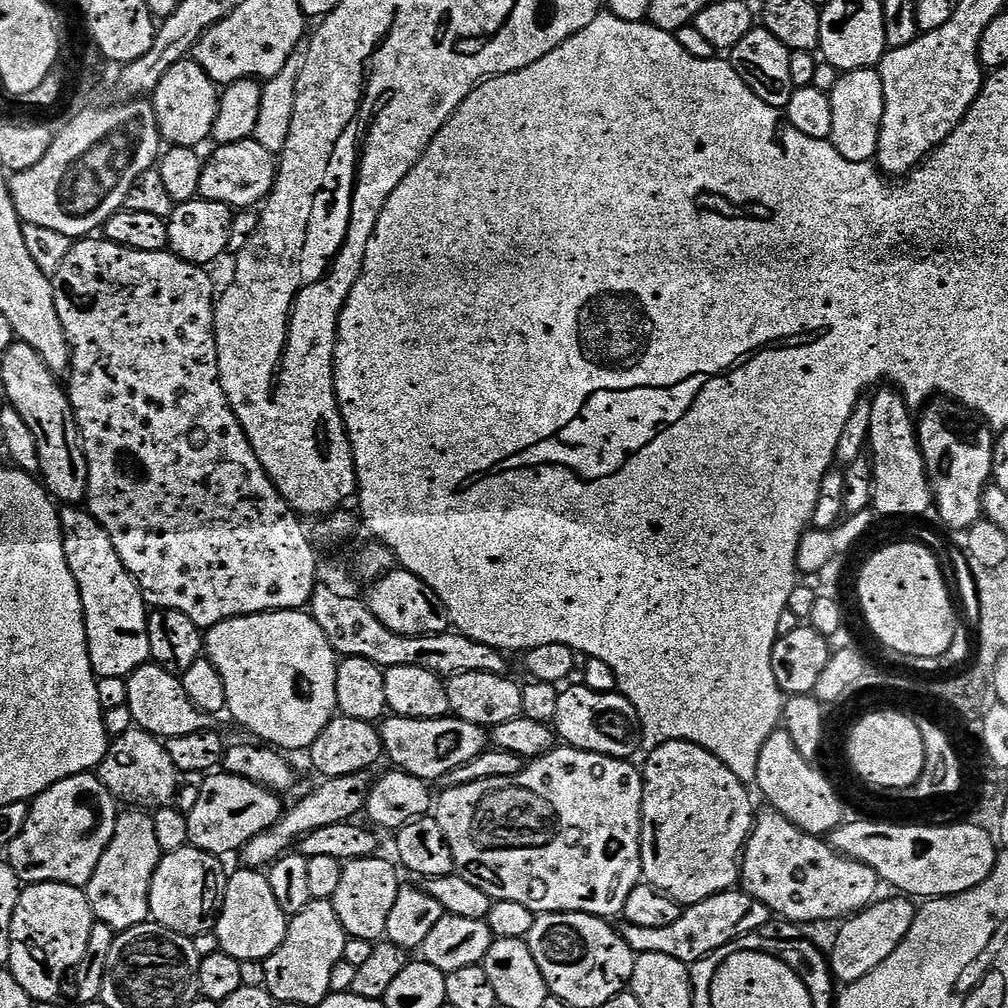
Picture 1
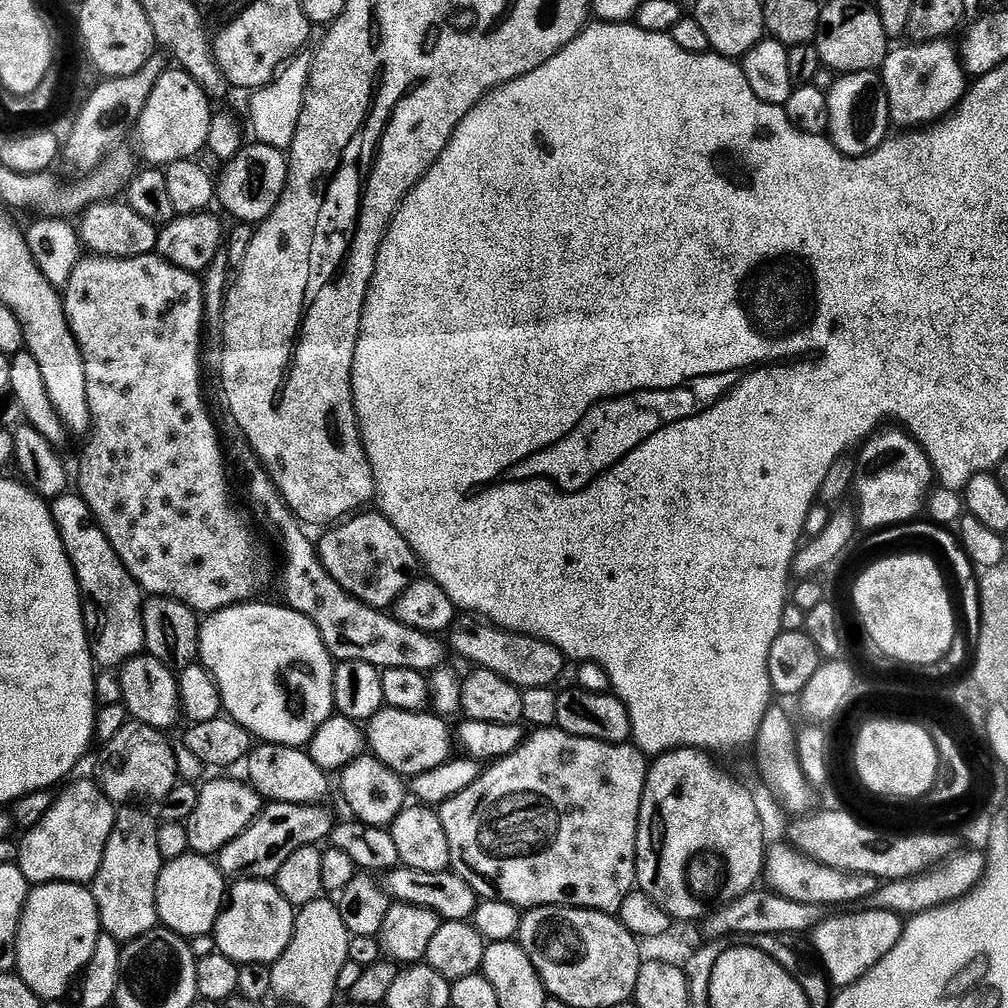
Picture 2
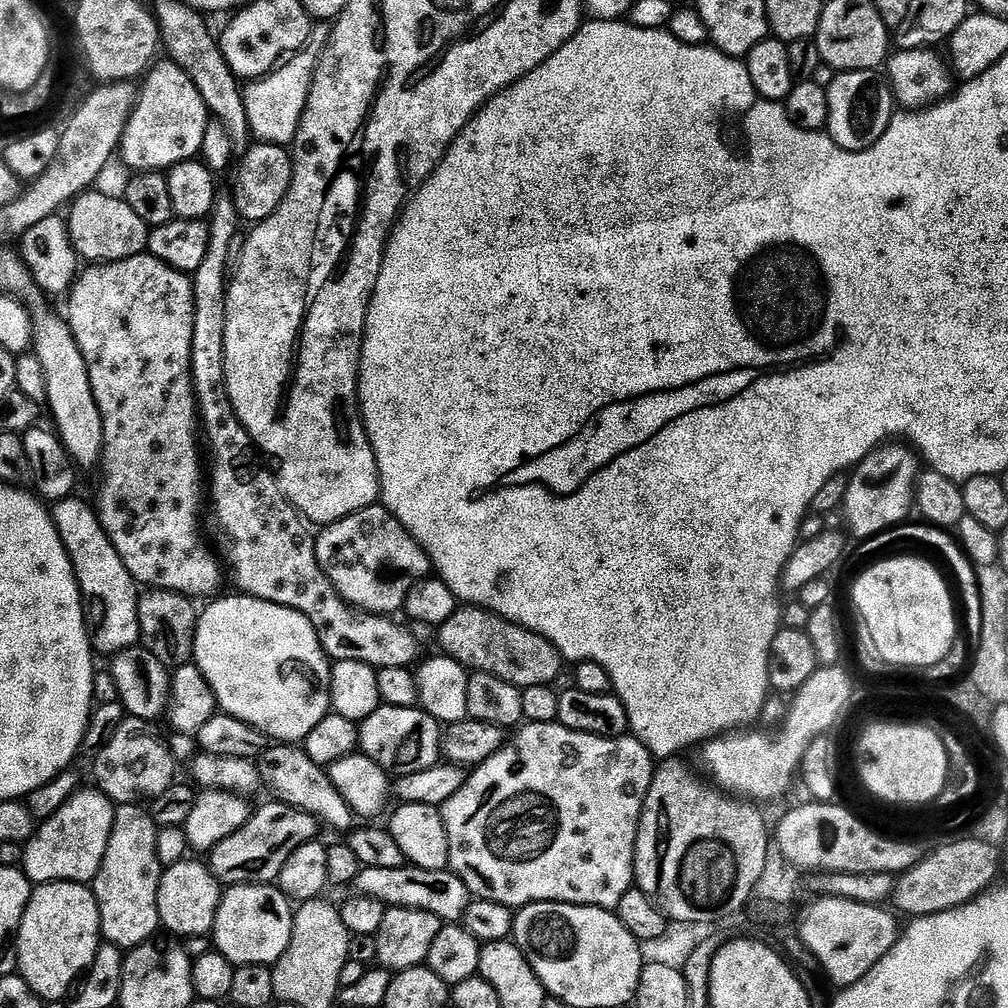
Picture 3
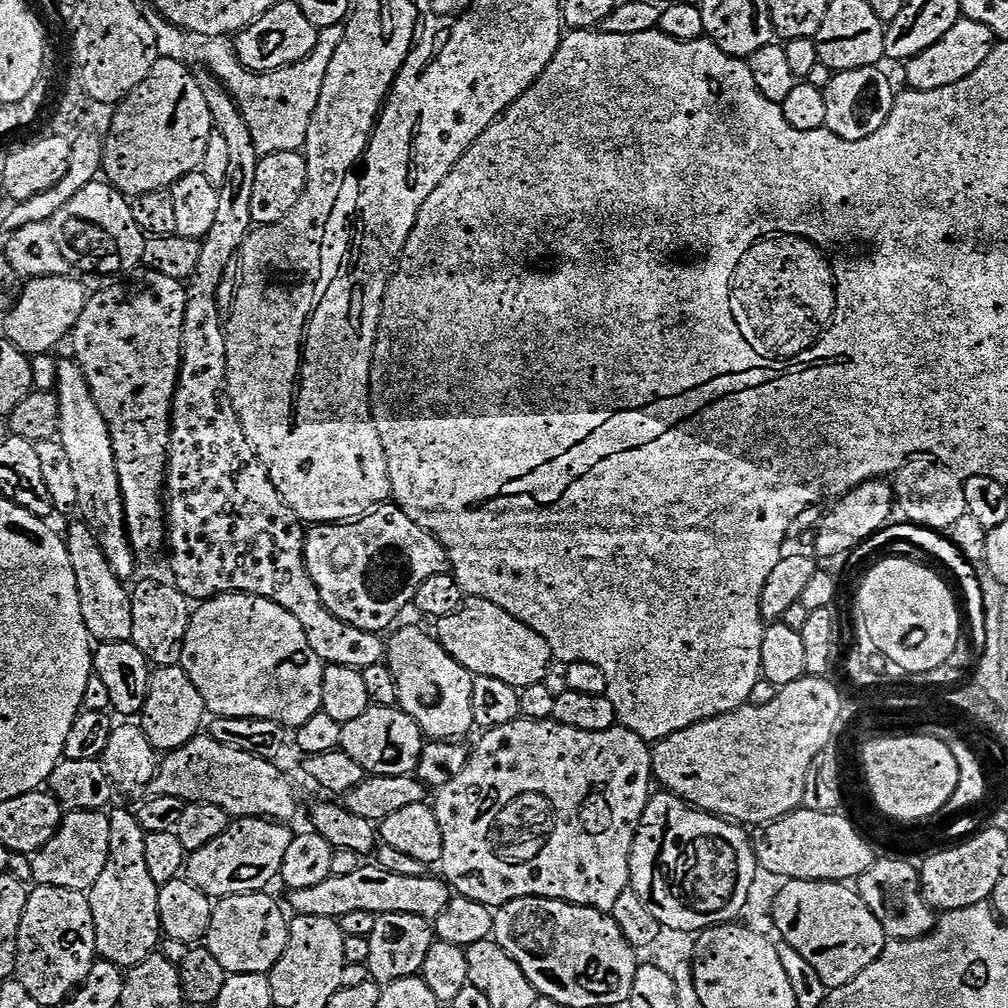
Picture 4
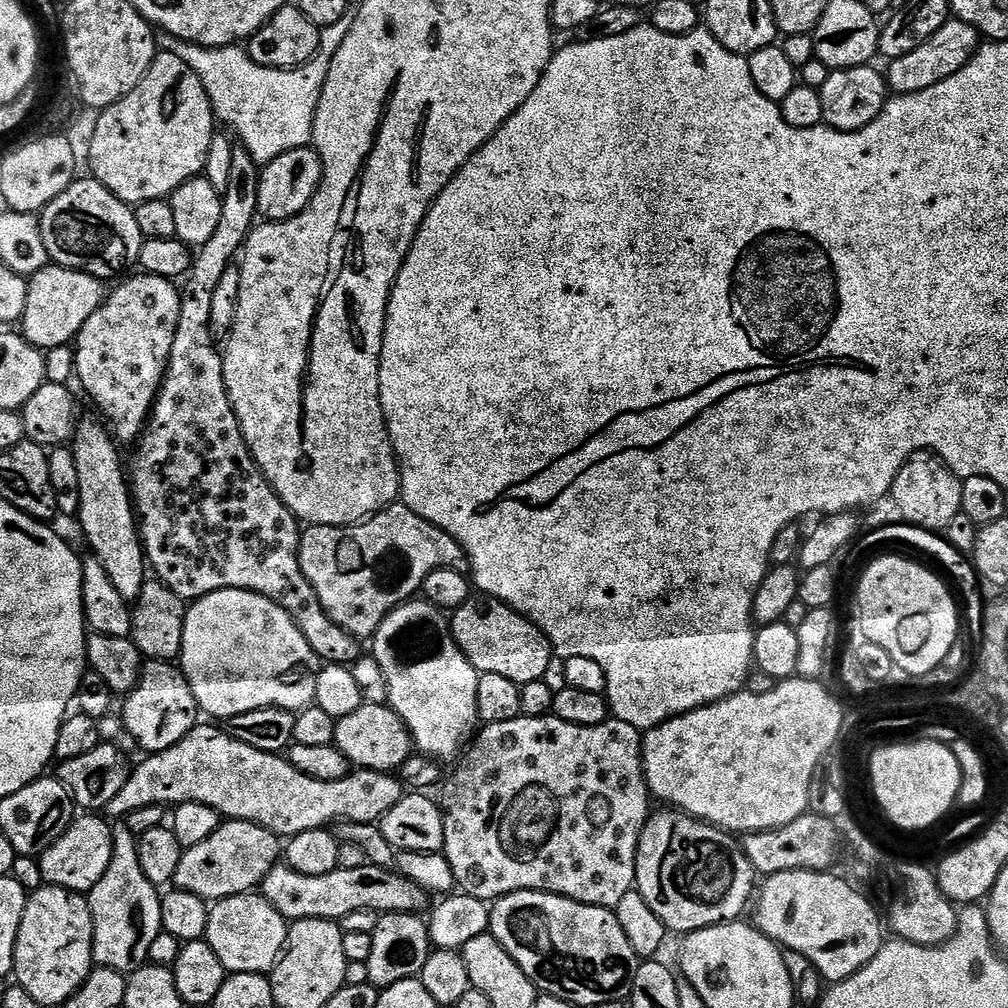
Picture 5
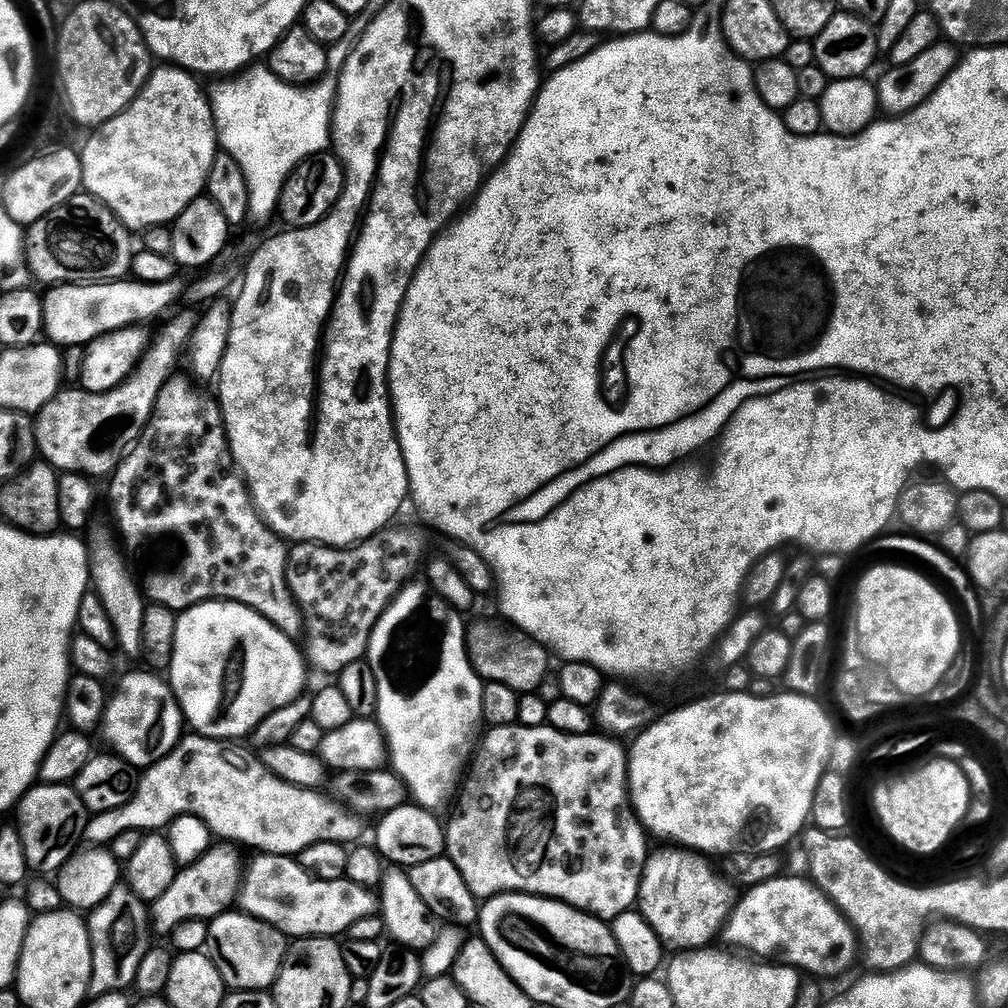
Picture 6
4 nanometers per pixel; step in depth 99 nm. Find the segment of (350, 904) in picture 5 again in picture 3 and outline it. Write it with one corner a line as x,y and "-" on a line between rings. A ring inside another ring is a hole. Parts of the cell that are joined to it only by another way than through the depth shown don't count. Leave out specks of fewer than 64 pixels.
405,866
386,870
385,868
361,867
354,885
361,896
382,902
388,908
417,908
423,912
434,914
441,922
458,922
463,919
464,912
474,897
467,886
451,870
422,870

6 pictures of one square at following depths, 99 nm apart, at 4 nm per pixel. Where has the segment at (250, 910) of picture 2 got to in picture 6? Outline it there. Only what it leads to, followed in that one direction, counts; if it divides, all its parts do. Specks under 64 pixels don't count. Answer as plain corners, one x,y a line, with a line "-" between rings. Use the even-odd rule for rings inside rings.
229,910
208,924
208,957
218,966
225,985
237,992
262,992
276,983
290,944
283,932
248,915
243,910

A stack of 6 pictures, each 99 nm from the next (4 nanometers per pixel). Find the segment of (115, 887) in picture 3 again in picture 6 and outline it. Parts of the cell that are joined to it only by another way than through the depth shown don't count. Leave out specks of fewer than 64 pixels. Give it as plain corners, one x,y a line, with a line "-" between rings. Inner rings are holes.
118,886
98,907
91,909
86,923
92,943
91,995
101,996
128,990
135,982
140,963
148,952
150,912
145,901
138,899
131,888

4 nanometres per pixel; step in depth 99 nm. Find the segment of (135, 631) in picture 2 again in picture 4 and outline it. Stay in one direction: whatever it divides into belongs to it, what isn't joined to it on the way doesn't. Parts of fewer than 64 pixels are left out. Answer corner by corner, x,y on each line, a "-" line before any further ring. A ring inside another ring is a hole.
83,522
72,524
64,536
64,544
70,554
70,566
74,566
74,578
78,578
78,598
82,602
82,618
93,641
113,644
132,639
132,598
125,581
110,570
98,538

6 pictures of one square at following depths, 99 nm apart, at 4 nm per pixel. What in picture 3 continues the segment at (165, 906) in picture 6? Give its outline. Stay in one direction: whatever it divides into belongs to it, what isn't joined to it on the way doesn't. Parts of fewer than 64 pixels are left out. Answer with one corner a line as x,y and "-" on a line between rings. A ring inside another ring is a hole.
271,802
249,815
246,826
218,842
210,853
212,875
224,886
272,884
279,881
286,858
306,842
317,839
318,821
310,813
279,802

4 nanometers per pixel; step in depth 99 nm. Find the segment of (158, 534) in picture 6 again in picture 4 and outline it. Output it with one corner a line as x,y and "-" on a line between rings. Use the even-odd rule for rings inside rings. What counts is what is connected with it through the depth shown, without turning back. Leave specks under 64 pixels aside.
209,70
197,71
196,81
202,90
202,95
206,98
206,106
210,106
213,129
218,134
222,134
222,139
228,143
230,163
228,163
226,169
226,182
222,182
222,186
218,189
218,211
214,218
214,226
210,226
210,234
206,234
200,241
202,254
198,257
198,267
195,268
191,280
187,281
186,284
188,301
186,302
186,318
184,319
184,353
180,359
180,377
176,383
176,393
172,399
172,437
168,447
168,479
166,481
166,548
169,553
172,551
172,572
176,575
174,583
176,589
183,592
192,602
203,602
225,594
243,594
266,598
270,602
282,606
282,610
294,614
294,618
298,618
298,622
306,634
306,642
310,642
310,650
314,650
314,654
318,654
318,658
323,660
325,665
337,664
338,666
350,666
363,670
375,664
385,663
385,637
379,632
367,632
358,626
350,626
346,622
342,622
342,618
330,614
330,610
322,602
322,594
318,590
318,586
314,586
314,578
310,578
308,567
304,561
306,525
298,514
294,514
294,510
290,510
290,506
284,501
282,494
278,494
274,482
270,482
268,471
262,466
262,462
257,458
251,442
246,438
246,434
242,430
242,422
234,410
231,398
228,396
228,363
226,362
226,338
224,337
226,316
219,310
218,288
222,283
223,274
226,271
226,266
230,263
230,258
238,255
240,249
244,247
245,238
248,237
248,233
254,227
250,214
250,198
254,194
254,174
262,153
254,146
250,126
246,126
246,118
242,118
242,114
236,105
236,99
228,92
228,87

